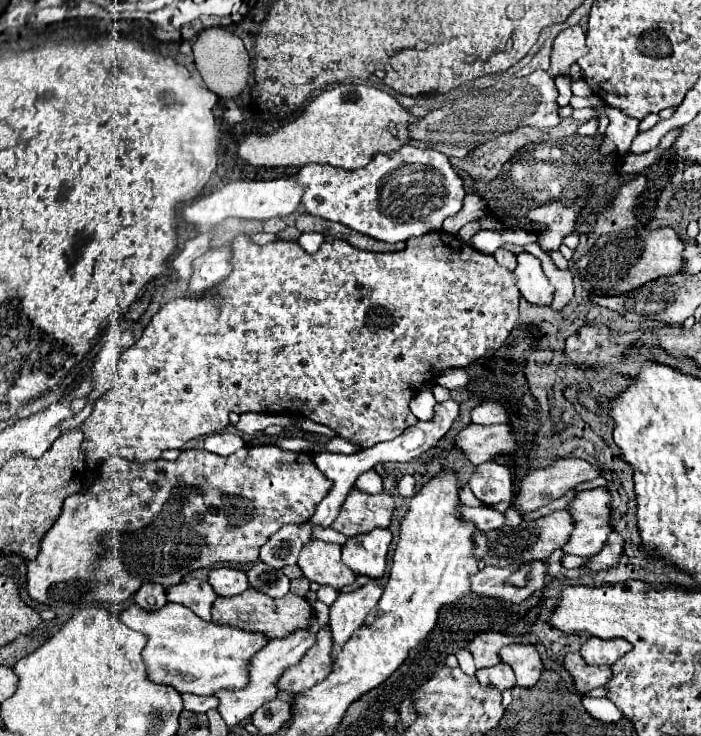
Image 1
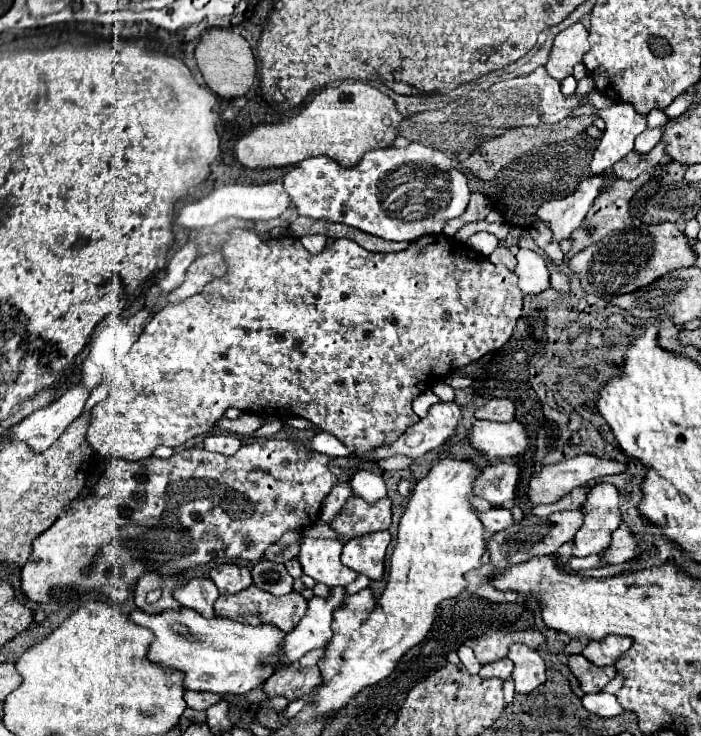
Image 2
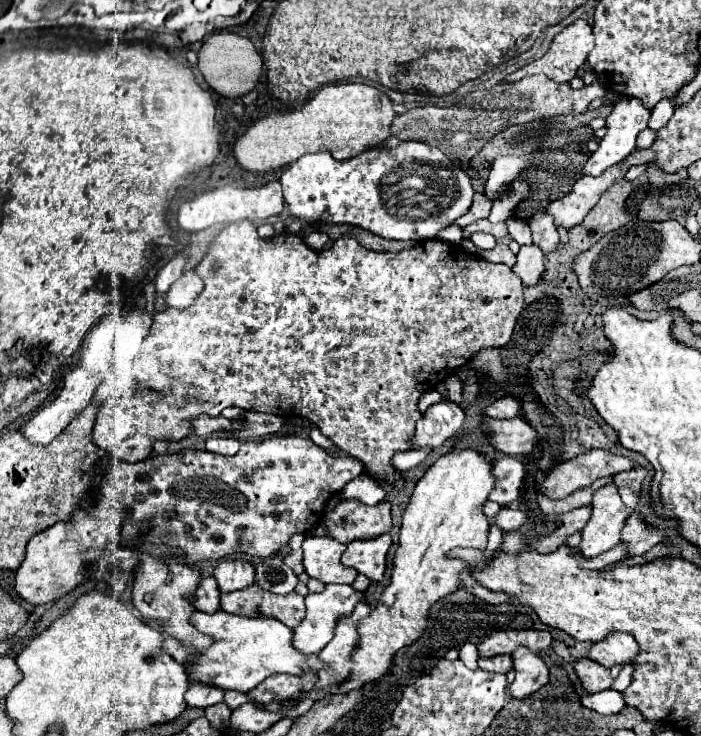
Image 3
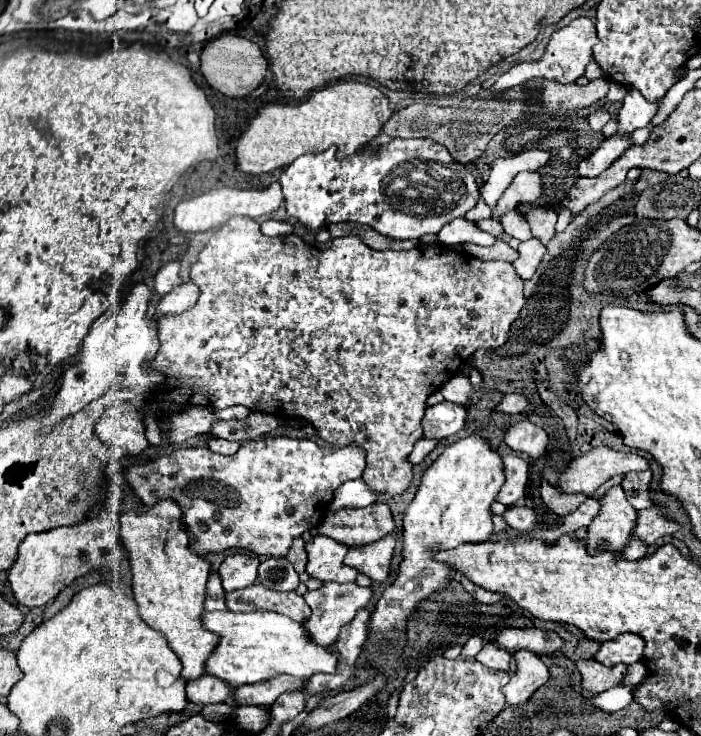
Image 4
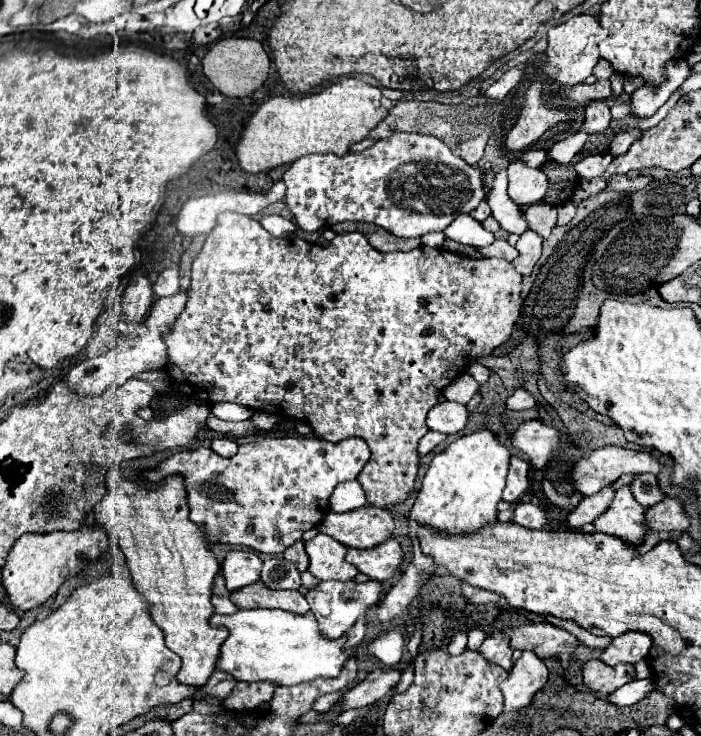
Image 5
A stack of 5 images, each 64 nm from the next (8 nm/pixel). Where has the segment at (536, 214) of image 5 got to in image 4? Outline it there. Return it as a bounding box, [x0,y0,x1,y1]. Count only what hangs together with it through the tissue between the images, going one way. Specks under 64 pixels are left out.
[526,208,558,246]

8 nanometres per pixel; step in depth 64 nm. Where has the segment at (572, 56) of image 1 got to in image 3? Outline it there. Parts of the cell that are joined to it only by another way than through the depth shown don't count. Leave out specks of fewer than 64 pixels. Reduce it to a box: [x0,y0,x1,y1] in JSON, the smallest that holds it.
[504,20,594,82]

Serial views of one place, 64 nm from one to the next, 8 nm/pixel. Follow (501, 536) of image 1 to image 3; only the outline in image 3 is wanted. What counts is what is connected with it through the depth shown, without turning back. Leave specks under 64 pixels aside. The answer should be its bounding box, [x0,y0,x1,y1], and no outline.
[498,506,592,556]

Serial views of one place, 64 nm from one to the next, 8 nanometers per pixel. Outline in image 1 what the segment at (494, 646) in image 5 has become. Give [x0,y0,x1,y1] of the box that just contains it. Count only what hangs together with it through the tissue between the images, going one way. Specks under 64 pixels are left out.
[476,664,516,692]

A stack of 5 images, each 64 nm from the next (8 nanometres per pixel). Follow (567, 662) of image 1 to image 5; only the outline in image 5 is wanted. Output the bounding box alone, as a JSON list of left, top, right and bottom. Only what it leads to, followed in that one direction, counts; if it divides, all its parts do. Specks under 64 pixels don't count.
[582,660,634,694]

